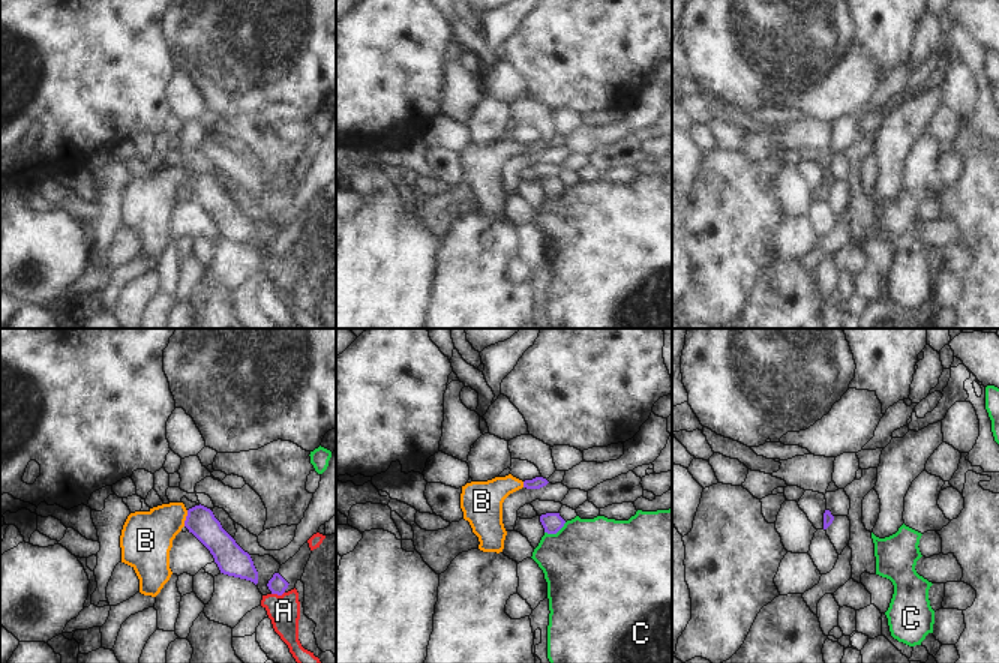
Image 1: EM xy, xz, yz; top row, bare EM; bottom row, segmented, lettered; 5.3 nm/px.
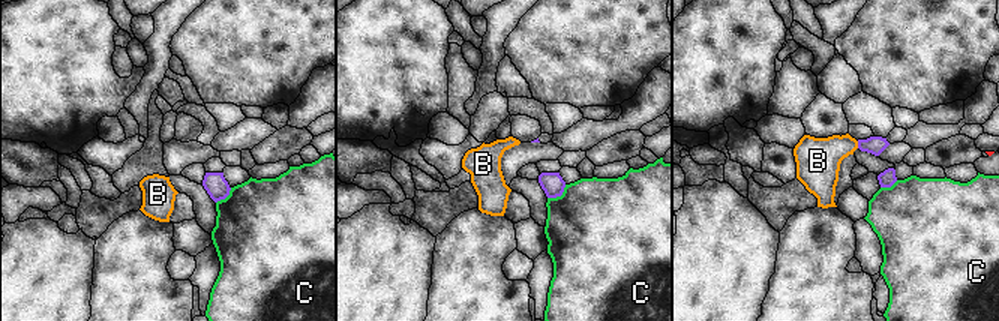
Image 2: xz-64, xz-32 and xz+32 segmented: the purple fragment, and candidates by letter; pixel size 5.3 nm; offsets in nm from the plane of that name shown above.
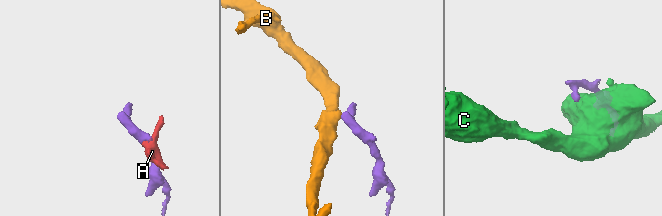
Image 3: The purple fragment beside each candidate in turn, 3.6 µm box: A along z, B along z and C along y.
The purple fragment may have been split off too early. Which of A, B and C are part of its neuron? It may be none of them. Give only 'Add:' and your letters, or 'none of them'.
Add: B

